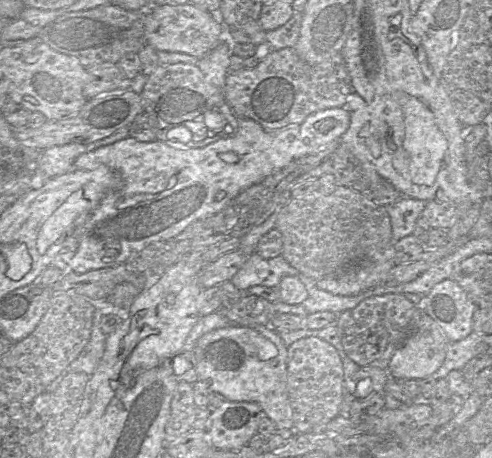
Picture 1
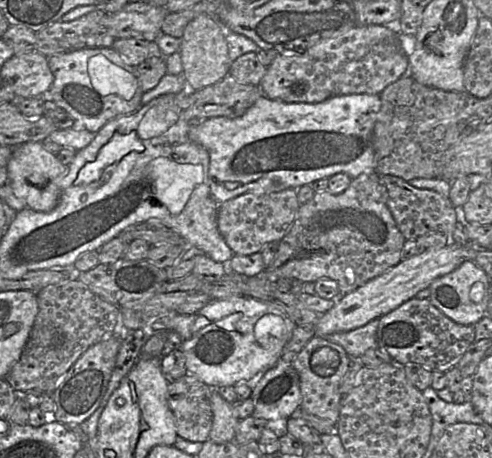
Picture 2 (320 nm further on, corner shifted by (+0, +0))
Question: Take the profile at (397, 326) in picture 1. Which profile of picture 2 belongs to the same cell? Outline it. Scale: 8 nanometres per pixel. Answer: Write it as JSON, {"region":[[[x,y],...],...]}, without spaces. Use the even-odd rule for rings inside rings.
{"region":[[[411,298],[379,318],[377,346],[387,352],[392,362],[397,365],[417,363],[431,371],[447,372],[449,369],[457,367],[463,355],[474,342],[474,326],[456,323],[435,307],[428,298]]]}

